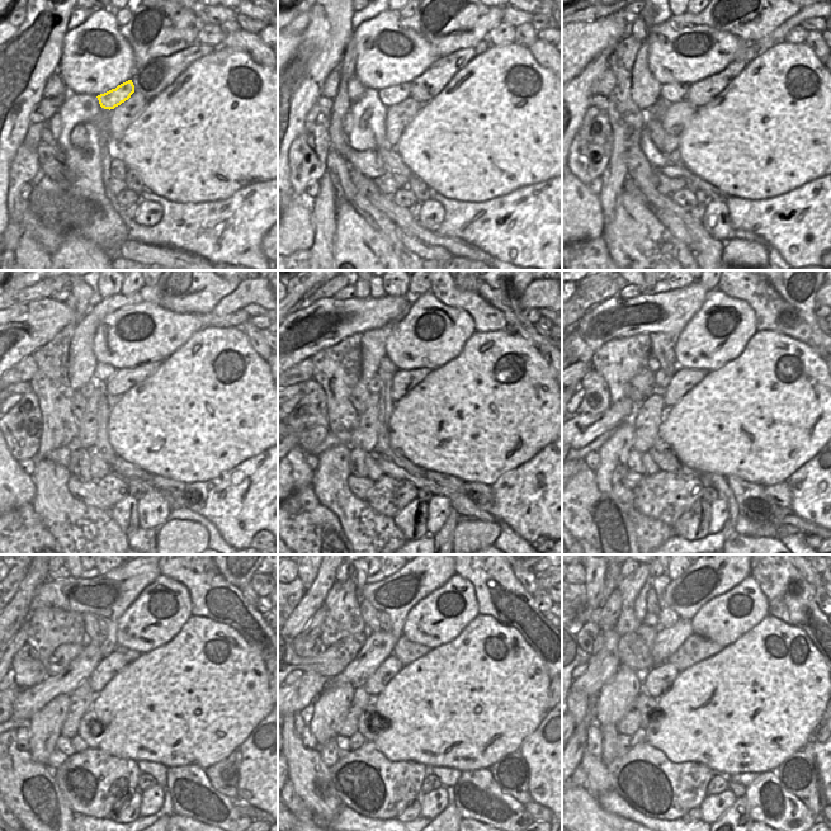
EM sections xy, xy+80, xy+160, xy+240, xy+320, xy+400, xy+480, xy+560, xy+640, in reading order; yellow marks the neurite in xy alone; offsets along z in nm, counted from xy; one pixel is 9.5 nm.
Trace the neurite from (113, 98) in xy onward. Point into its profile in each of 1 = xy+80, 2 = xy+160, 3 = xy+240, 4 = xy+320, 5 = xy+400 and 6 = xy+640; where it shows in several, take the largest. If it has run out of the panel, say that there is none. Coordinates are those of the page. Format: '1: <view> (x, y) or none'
1: xy+80 (390, 97)
2: xy+160 (670, 93)
3: xy+240 (103, 372)
4: xy+320 (385, 364)
5: xy+400 (669, 355)
6: xy+640 (666, 617)

